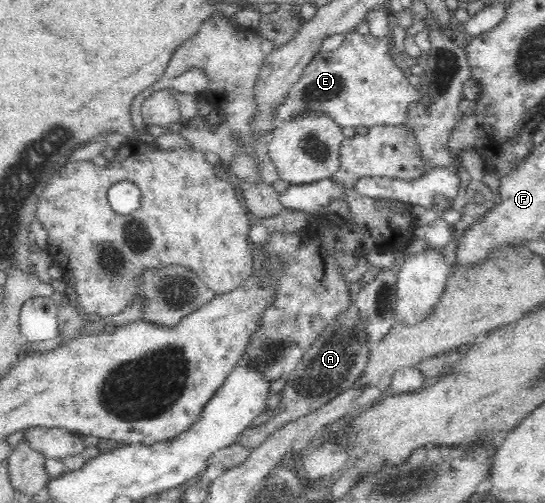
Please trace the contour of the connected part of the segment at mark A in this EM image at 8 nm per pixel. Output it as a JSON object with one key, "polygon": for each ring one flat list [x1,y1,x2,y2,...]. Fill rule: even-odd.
{"polygon":[[353,301,346,312,340,312,336,320,324,328,323,333,303,354,298,366,287,377,281,390,282,400,278,406,278,414,265,424,244,430,238,436,237,444,250,450,259,448,282,426,323,408,325,404,337,398,338,394,350,390,367,367,371,346,372,344,367,342,365,324,359,317,358,307]]}

